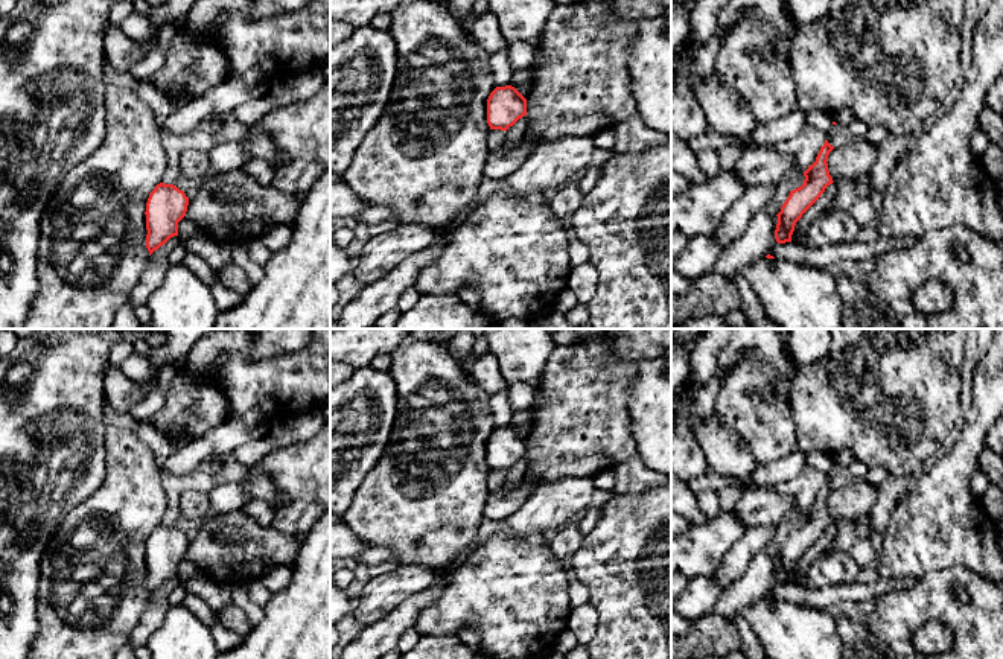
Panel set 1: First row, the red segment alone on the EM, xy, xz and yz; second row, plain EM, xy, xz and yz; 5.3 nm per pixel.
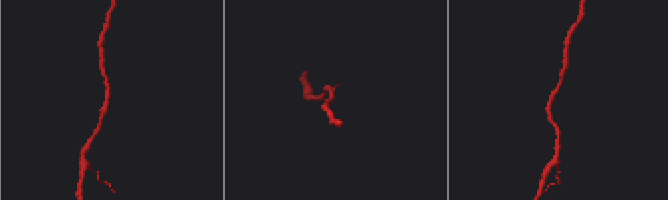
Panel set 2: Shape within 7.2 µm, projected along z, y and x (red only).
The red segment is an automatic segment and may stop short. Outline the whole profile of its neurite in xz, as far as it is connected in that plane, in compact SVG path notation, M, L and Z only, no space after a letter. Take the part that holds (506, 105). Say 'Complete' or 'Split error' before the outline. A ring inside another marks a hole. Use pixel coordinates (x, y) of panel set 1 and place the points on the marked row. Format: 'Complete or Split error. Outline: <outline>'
Complete. Outline: M511 85L496 87L487 99L490 129L507 131L527 116L527 99Z

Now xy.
Complete. Outline: M160 183L146 202L146 248L149 256L178 236L178 222L186 216L189 198L174 184Z

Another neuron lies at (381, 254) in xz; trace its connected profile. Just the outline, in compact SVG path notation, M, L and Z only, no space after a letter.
M399 225L367 240L356 259L353 275L368 286L391 274L400 263L432 245L438 231L425 225Z

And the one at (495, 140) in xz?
M490 129L489 131L489 135L487 135L489 152L496 152L504 146L505 132L507 131L501 131L501 129Z

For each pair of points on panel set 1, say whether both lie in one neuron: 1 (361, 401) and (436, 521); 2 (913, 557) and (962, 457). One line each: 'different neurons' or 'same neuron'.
1: different neurons
2: same neuron

